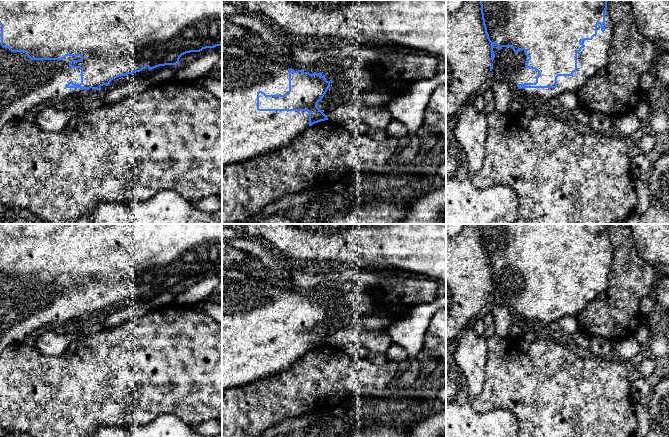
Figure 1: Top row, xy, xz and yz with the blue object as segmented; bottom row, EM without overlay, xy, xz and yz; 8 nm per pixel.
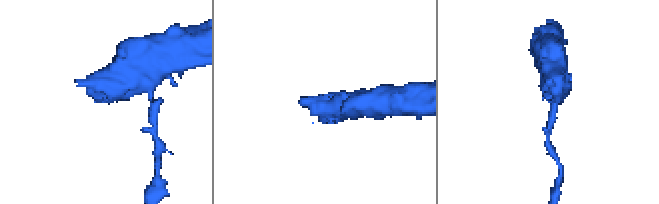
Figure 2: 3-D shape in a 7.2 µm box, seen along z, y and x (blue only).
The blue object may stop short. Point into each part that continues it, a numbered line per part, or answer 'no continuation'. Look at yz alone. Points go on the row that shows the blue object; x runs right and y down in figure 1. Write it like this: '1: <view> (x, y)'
1: yz (594, 56)

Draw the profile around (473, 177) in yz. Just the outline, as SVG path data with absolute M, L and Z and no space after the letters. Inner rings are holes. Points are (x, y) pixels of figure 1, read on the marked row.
M492 89L484 94L484 113L487 119L487 140L485 143L485 158L477 174L469 174L471 181L477 188L488 188L497 184L509 185L519 199L519 214L513 224L624 224L628 217L636 210L638 194L634 187L631 174L631 147L628 139L620 135L604 136L602 133L580 133L564 121L557 119L550 111L539 110L531 119L525 114L500 114L495 108L495 98Z

